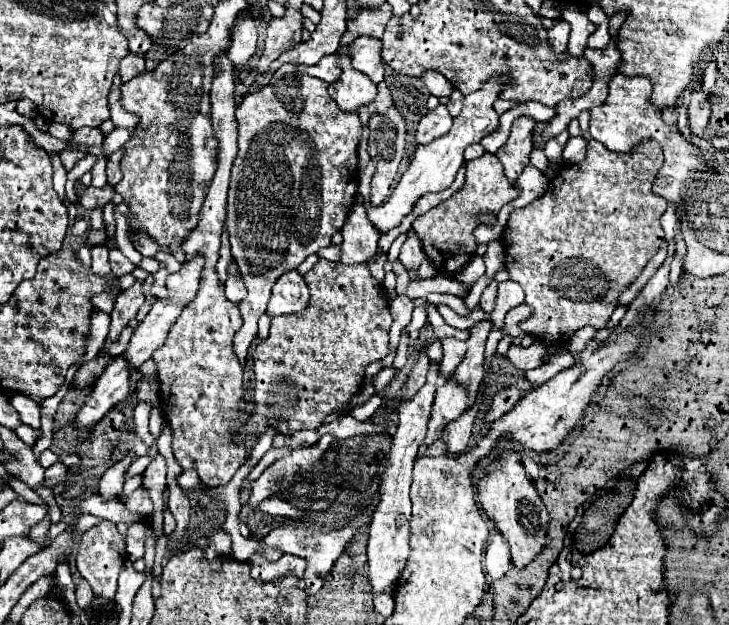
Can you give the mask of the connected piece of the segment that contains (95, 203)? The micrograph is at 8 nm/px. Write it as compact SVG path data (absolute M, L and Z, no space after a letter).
M76 187L76 195L80 197L80 205L90 211L96 207L102 209L106 203L110 203L114 197L114 189L112 187L108 187L108 189L94 189L94 187L80 189L80 187Z

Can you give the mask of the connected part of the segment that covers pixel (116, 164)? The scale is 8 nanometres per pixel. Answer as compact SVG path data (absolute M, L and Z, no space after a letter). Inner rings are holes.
M118 149L116 153L110 155L108 165L106 165L106 181L108 181L108 185L116 185L120 181L120 177L122 177L122 173L120 173L122 157L124 157L124 149Z

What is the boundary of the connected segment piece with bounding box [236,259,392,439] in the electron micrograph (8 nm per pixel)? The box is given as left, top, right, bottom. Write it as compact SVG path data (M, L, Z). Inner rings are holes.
M320 259L304 275L310 289L309 303L302 313L274 317L270 335L260 339L252 351L254 361L254 409L244 425L236 429L238 435L260 437L266 429L274 429L290 437L300 429L318 429L334 411L344 411L350 399L362 389L366 367L388 355L388 331L392 325L390 299L382 283L378 283L366 265L344 265Z

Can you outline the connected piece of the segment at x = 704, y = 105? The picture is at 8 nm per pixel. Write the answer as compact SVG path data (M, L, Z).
M696 85L692 89L690 103L688 103L688 121L690 121L690 129L694 131L696 137L704 135L708 119L710 119L710 101L706 99L704 89L700 85Z

